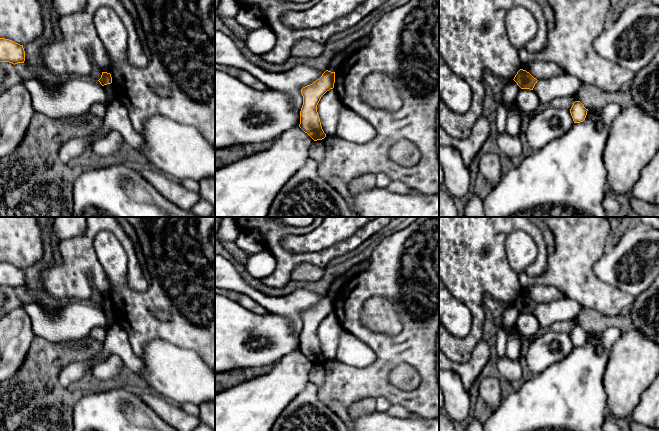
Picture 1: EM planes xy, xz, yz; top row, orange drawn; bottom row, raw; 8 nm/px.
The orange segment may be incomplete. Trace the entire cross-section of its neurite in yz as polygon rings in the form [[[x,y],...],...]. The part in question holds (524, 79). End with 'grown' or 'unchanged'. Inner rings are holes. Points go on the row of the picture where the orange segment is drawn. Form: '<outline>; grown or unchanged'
[[[520,69],[513,79],[521,89],[533,90],[537,79],[526,70]]]; unchanged

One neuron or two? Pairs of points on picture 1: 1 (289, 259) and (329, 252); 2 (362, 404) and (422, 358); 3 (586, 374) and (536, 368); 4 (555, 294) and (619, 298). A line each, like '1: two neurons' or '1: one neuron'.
1: one neuron
2: two neurons
3: two neurons
4: two neurons

